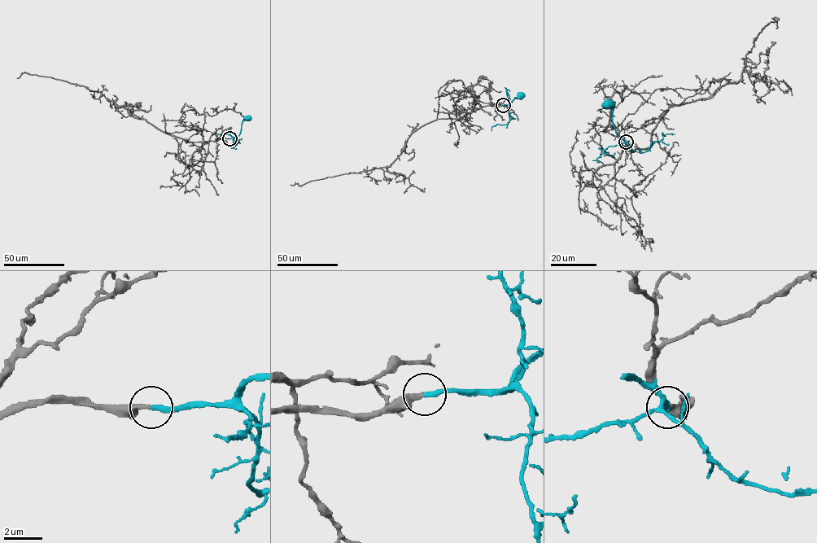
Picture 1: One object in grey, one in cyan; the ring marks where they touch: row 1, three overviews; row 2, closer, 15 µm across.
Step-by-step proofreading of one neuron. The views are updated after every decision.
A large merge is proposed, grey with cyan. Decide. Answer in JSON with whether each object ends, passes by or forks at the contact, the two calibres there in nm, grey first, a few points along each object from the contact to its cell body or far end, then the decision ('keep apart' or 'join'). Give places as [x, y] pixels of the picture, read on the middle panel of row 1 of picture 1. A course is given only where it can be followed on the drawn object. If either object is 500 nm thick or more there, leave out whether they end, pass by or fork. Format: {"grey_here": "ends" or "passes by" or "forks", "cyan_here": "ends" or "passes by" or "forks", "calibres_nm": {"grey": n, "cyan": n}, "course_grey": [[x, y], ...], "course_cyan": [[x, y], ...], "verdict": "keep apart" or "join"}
{"grey_here": "ends", "cyan_here": "ends", "calibres_nm": {"grey": 320, "cyan": 280}, "course_grey": [[503, 105], [481, 106], [460, 117], [425, 124], [412, 133], [404, 149], [387, 167], [290, 185]], "course_cyan": [[503, 105], [508, 105], [514, 98], [522, 95]], "verdict": "join"}

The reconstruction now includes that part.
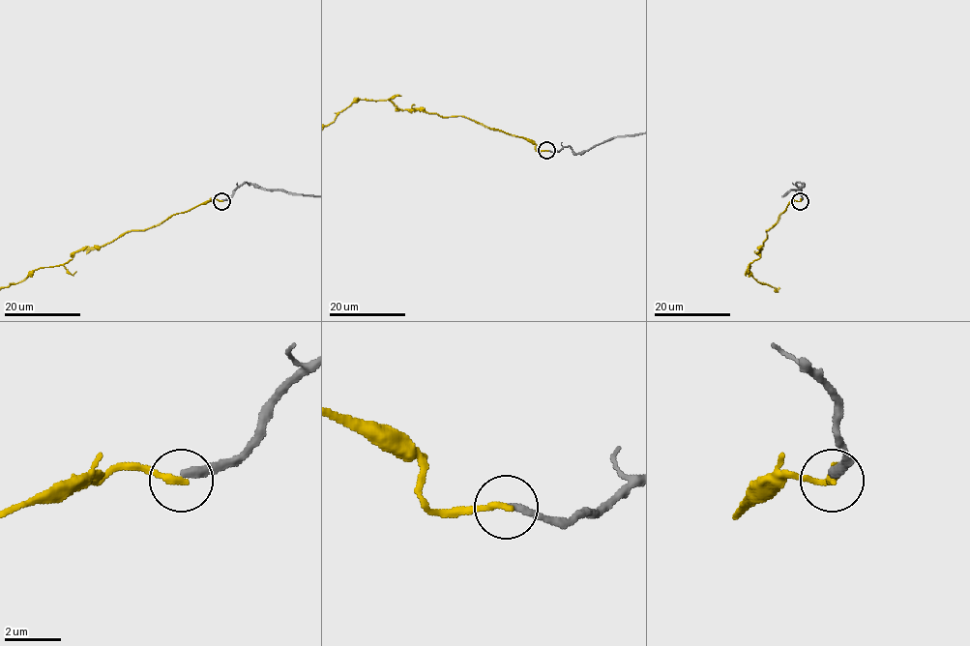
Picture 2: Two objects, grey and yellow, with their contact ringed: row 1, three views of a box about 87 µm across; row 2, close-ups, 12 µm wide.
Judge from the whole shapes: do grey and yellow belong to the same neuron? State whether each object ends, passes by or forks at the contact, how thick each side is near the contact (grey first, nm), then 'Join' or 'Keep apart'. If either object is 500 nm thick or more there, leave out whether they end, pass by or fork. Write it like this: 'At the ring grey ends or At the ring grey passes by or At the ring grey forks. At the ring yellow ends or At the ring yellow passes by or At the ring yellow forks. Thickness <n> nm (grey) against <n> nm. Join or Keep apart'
At the ring grey ends. At the ring yellow ends. Thickness 260 nm (grey) against 240 nm. Keep apart

